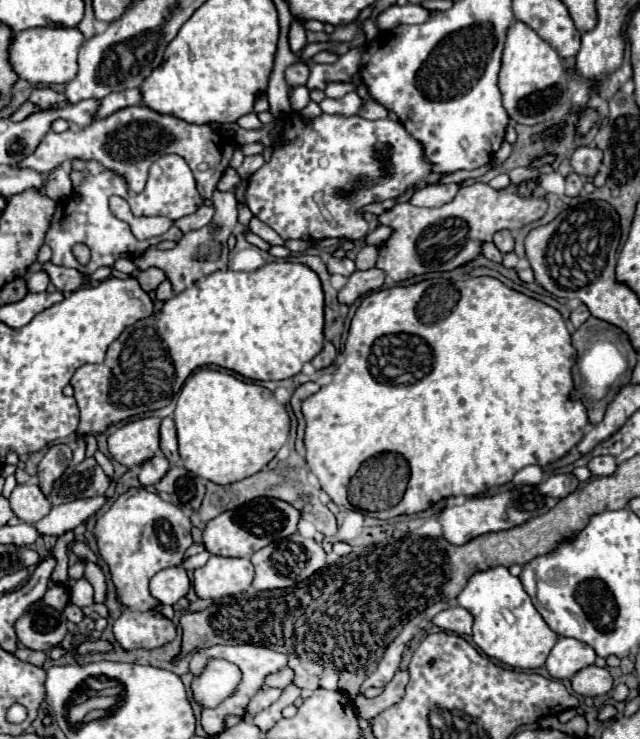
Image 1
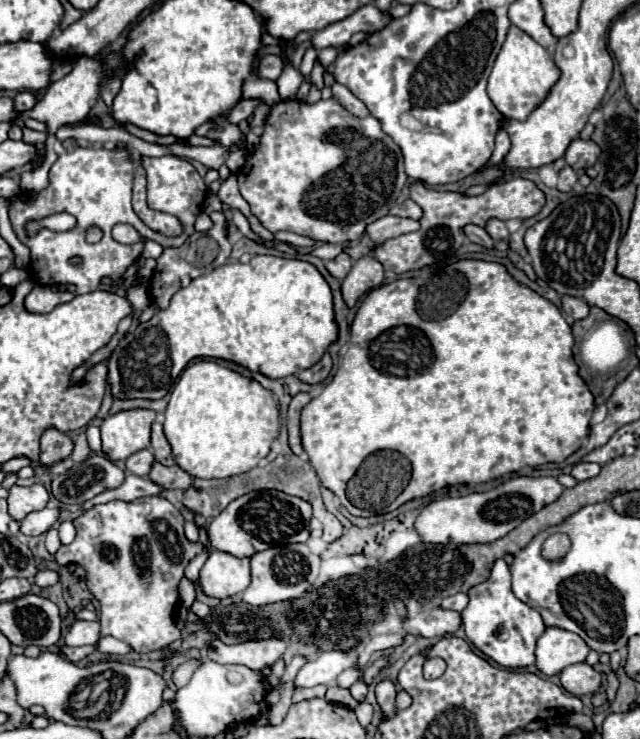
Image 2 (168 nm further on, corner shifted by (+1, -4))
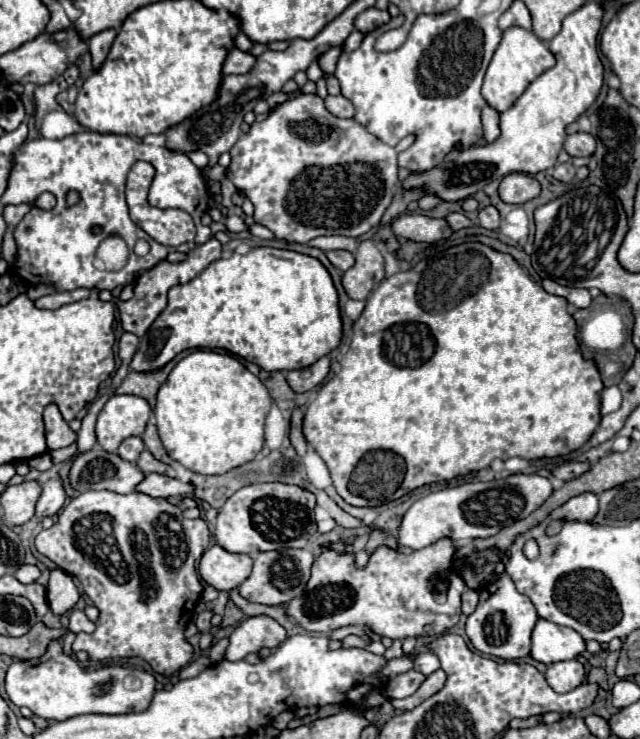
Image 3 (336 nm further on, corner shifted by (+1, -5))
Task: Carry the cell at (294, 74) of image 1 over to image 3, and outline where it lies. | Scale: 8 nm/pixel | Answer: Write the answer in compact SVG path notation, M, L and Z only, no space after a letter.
M232 49L230 55L228 55L228 59L226 59L226 63L224 63L222 73L224 73L224 75L230 75L230 73L234 73L234 75L244 75L244 73L248 73L248 71L254 67L254 61L256 61L254 55L244 53L244 51L240 51L240 49Z

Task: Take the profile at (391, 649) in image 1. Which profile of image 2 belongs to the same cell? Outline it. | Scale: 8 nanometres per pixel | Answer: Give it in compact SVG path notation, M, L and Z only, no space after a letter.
M382 680L376 684L376 700L382 708L384 718L392 718L396 714L396 688L390 680Z

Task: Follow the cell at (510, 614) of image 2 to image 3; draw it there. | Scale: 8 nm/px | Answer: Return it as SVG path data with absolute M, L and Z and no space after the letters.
M502 571L492 583L484 585L480 591L480 603L466 621L466 635L472 641L474 649L486 655L500 657L504 661L520 661L530 655L530 635L538 623L538 613L532 601L518 593L510 575Z

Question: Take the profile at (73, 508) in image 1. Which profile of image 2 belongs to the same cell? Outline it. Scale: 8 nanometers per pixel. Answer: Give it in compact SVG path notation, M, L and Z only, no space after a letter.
M128 474L124 484L116 490L106 490L102 494L98 494L96 498L88 500L86 502L86 510L92 508L94 504L104 504L104 502L110 502L110 500L138 500L138 498L144 498L144 496L156 496L160 494L164 488L158 486L156 482L152 482L148 476L142 478L142 476L134 476L134 474Z

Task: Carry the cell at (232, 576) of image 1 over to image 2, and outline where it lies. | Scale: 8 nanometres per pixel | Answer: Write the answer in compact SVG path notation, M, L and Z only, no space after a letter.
M212 550L200 570L200 586L212 598L240 594L250 584L250 558L236 558L228 552Z

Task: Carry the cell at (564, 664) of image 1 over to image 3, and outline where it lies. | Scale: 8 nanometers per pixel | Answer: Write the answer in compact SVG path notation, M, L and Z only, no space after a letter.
M540 619L532 631L532 659L544 665L576 659L586 651L586 641L570 627Z

